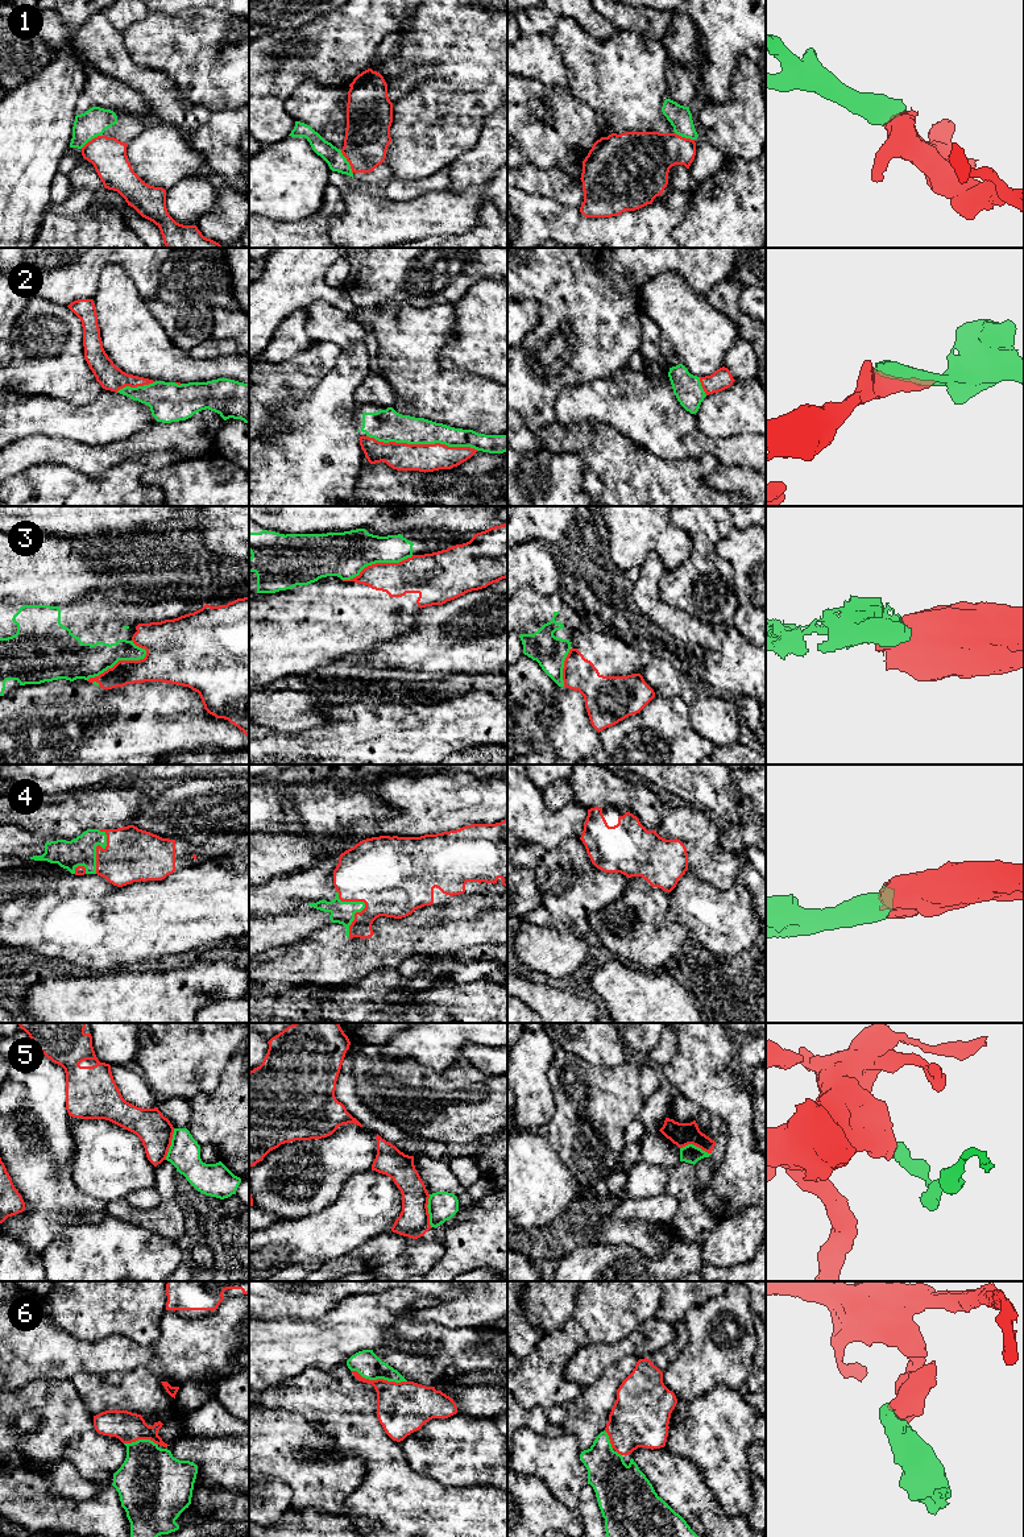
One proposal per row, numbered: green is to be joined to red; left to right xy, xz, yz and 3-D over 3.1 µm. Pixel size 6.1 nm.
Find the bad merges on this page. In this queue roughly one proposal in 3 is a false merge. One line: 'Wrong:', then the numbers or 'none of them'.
Wrong: 3, 5

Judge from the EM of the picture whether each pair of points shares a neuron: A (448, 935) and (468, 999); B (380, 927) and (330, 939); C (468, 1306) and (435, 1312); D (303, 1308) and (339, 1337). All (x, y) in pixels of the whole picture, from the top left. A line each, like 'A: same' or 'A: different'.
A: different
B: same
C: same
D: different

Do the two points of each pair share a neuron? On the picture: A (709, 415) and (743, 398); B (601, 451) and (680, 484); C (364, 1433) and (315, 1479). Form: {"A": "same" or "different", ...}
{"A": "same", "B": "same", "C": "different"}

